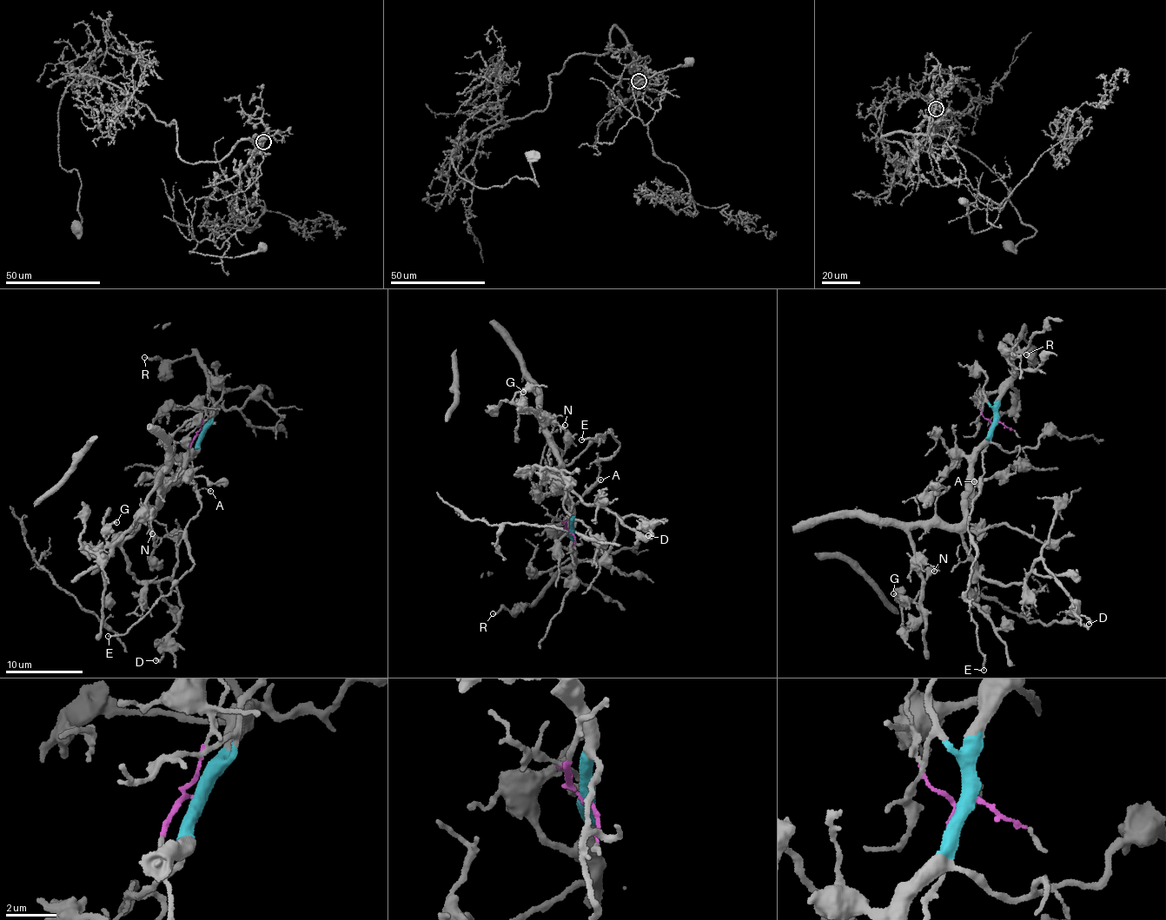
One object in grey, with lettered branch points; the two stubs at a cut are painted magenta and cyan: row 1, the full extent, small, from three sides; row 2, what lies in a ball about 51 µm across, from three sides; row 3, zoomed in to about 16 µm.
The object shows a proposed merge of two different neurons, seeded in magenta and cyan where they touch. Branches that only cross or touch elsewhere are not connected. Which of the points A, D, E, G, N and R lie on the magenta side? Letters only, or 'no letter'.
A, E

